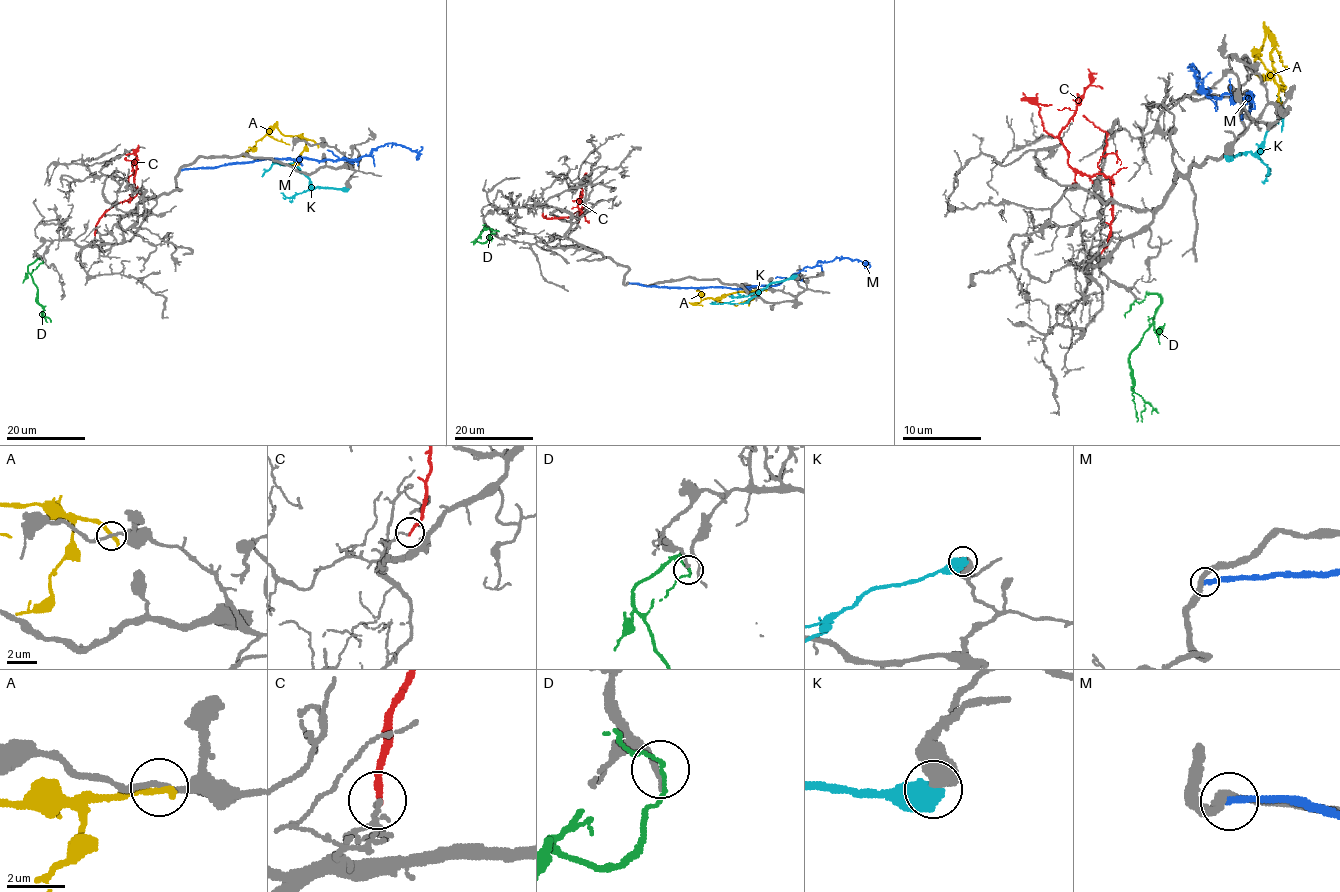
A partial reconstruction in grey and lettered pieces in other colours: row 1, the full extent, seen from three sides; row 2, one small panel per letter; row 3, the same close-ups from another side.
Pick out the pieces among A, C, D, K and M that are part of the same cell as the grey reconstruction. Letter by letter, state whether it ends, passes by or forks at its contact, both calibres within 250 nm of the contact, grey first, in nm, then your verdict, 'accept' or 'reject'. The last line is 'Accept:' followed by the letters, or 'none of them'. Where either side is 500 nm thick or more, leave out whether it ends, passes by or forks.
A: it ends | 200/280 nm | reject
C: it ends | 120/200 nm | reject
D: it passes by | 240/110 nm | reject
K: 600/750 nm | reject
M: it ends | 360/280 nm | reject
Accept: none of them

